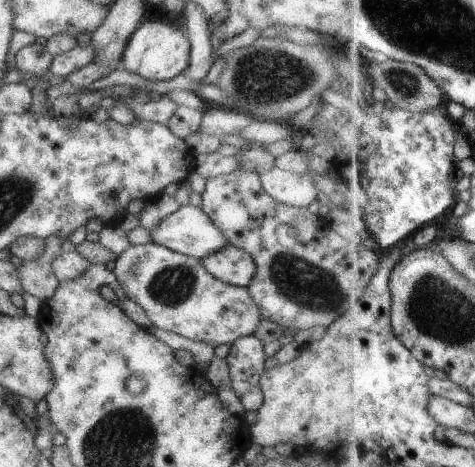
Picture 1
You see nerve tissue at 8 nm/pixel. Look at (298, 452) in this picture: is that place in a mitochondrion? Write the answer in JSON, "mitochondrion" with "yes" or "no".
{"mitochondrion":"no"}

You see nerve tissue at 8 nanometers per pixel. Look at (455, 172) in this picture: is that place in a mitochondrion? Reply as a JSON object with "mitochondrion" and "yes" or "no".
{"mitochondrion":"no"}

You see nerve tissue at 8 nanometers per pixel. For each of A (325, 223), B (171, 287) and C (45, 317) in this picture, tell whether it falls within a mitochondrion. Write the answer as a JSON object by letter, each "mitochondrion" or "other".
{"A":"other","B":"mitochondrion","C":"other"}

